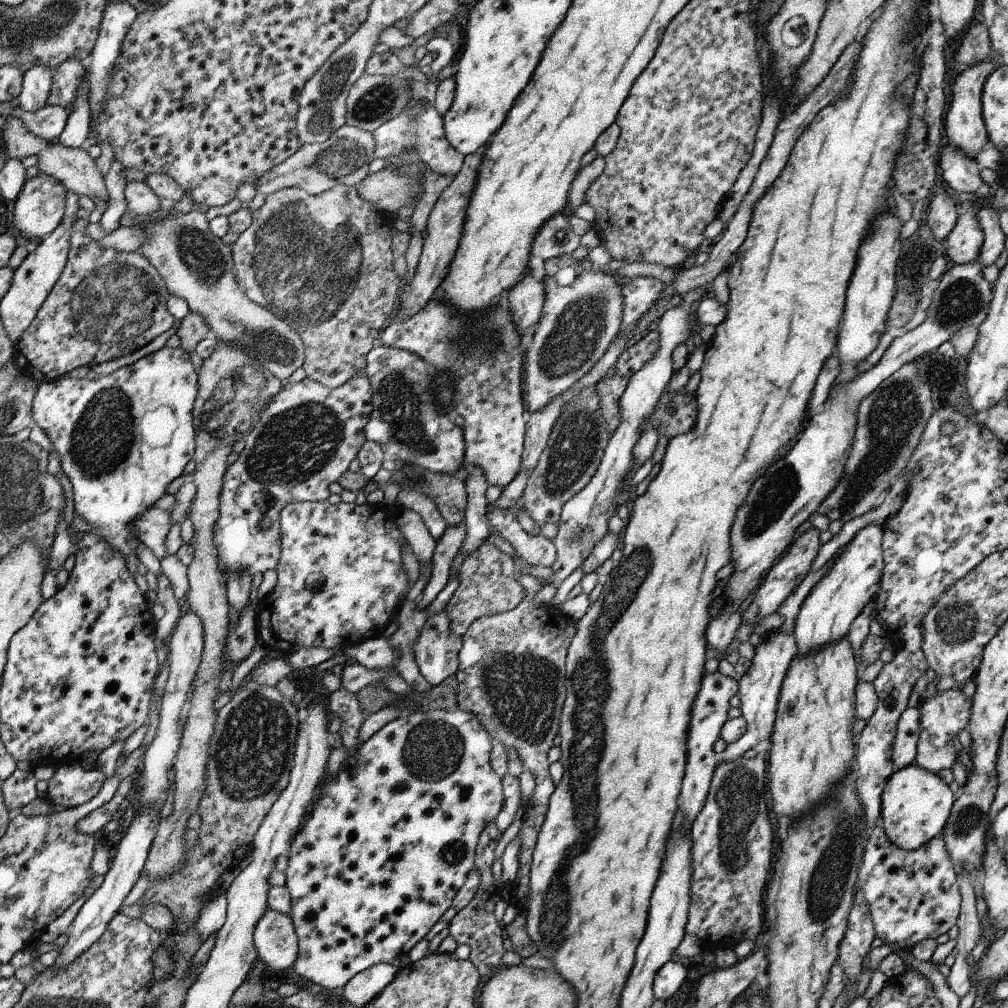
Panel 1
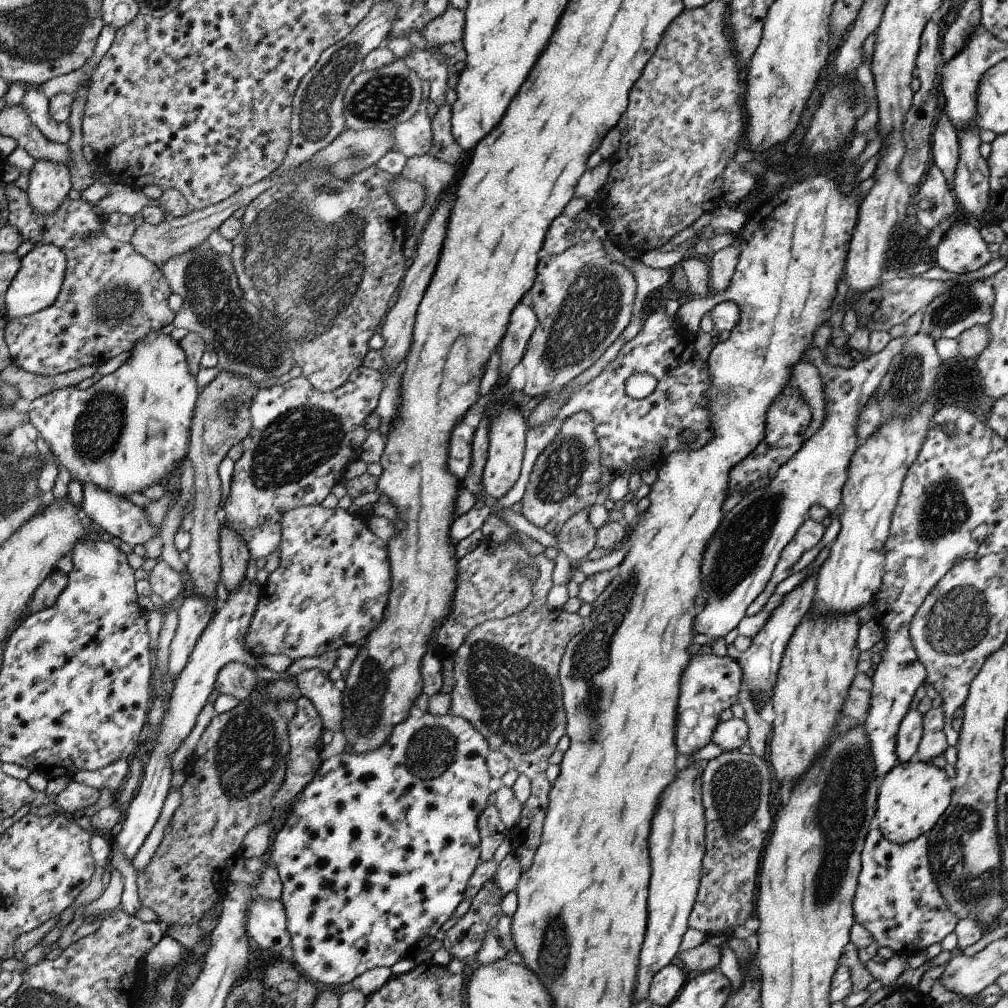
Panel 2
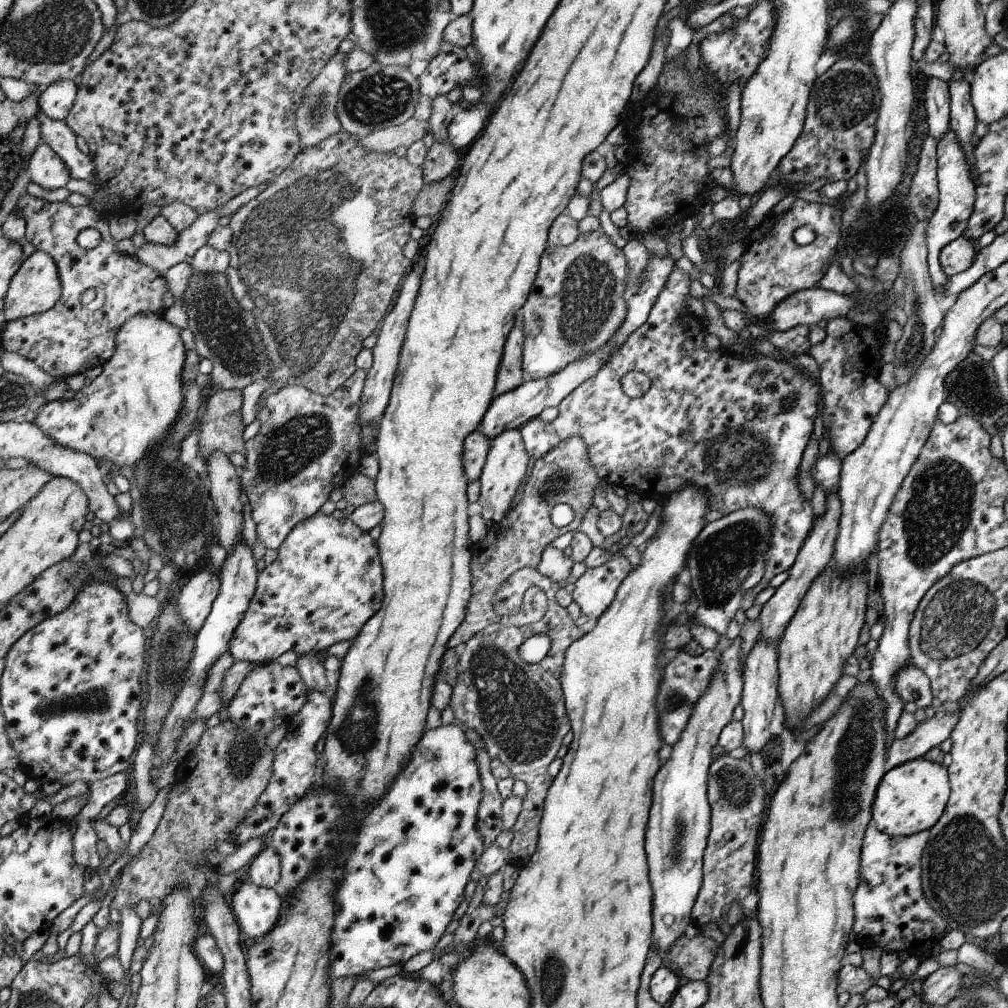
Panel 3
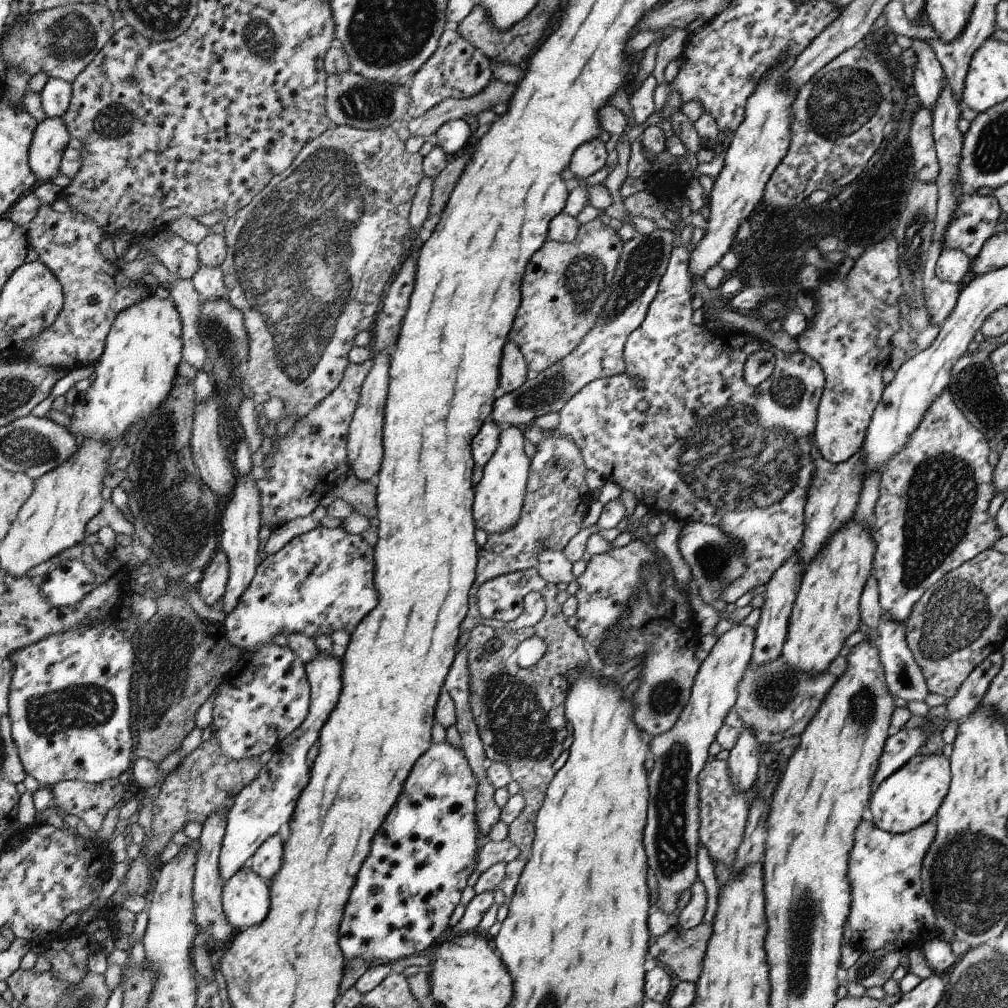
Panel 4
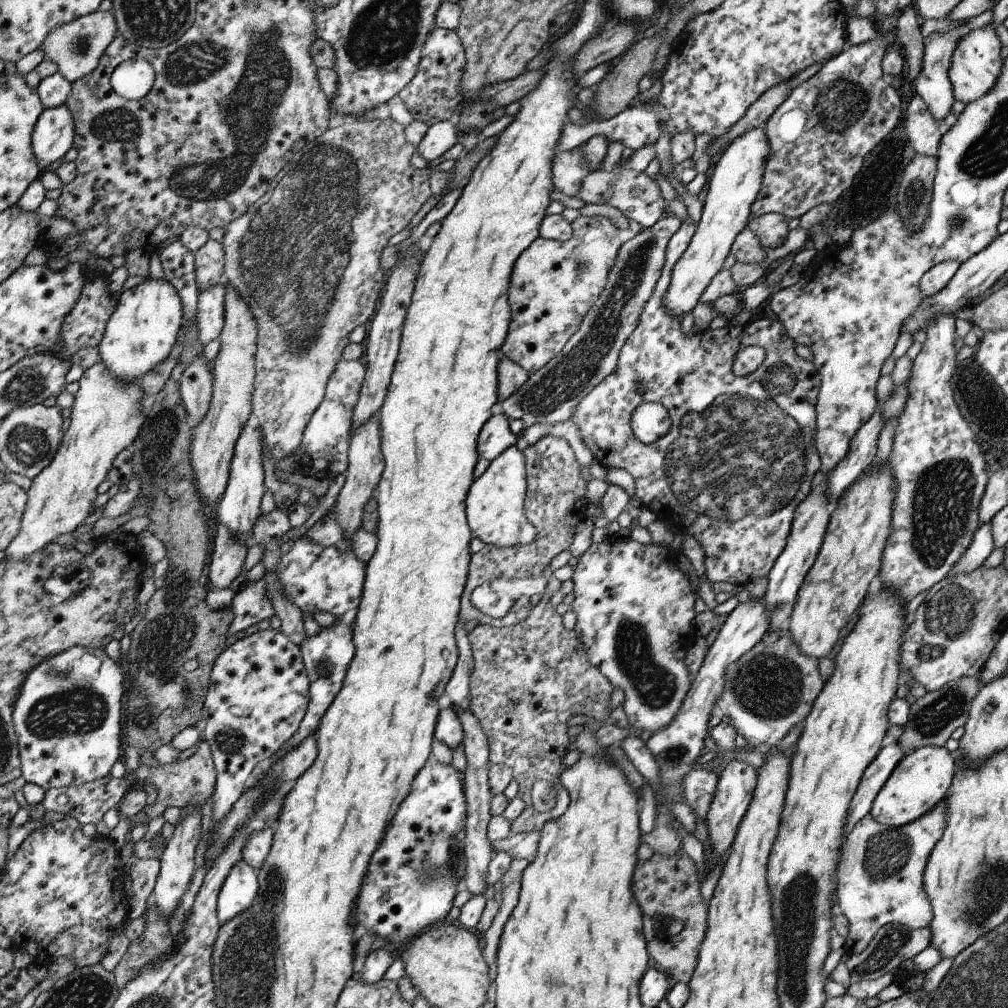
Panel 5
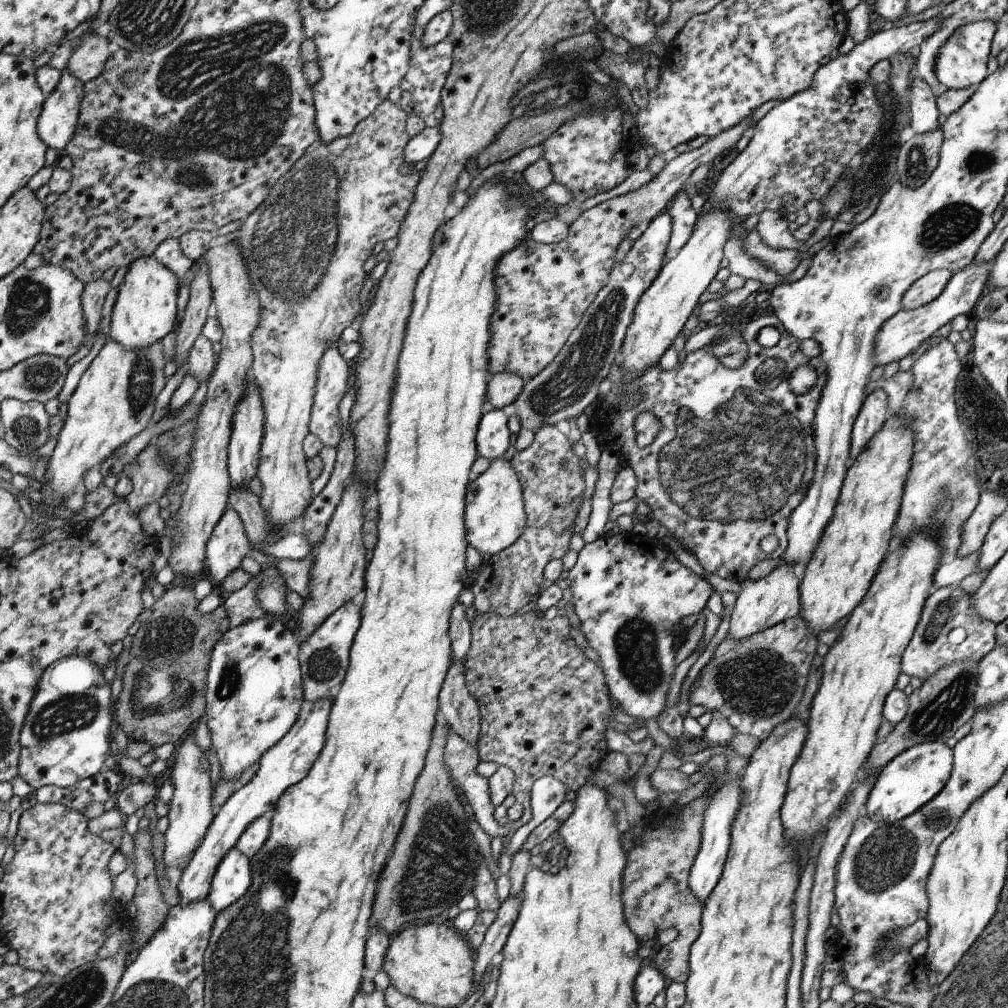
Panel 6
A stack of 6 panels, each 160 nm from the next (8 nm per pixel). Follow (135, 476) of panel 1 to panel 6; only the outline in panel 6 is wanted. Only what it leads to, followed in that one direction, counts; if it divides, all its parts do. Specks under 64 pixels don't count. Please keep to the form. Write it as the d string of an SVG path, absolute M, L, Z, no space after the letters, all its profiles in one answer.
M138 258L129 265L124 280L119 285L118 298L110 321L108 340L118 342L124 350L140 350L154 346L174 330L176 324L176 296L178 296L178 278L158 259Z

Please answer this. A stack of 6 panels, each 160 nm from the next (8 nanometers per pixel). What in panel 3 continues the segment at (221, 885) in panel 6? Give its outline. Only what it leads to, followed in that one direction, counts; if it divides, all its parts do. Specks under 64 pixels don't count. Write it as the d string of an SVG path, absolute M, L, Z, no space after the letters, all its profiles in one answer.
M252 881L241 882L228 898L237 925L244 934L262 939L281 916L284 900L273 888L258 886Z

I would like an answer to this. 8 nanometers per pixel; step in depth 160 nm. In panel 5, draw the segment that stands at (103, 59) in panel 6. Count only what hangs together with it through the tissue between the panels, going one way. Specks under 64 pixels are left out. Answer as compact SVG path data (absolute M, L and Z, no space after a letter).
M98 10L84 15L51 31L40 49L49 52L49 57L59 66L59 73L73 83L97 69L102 56L116 36L116 21L112 11Z

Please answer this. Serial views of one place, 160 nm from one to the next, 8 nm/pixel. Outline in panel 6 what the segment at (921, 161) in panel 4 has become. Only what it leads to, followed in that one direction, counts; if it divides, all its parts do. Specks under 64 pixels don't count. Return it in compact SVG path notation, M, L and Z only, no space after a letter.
M914 78L910 86L910 124L912 130L920 134L928 134L938 130L941 125L940 116L932 89L922 78Z

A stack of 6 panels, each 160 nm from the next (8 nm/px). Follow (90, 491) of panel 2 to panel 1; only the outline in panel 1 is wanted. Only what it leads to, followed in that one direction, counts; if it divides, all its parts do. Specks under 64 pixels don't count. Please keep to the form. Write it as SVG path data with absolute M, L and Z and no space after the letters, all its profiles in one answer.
M151 507L132 526L132 534L160 561L167 556L165 540L172 527L172 512Z

